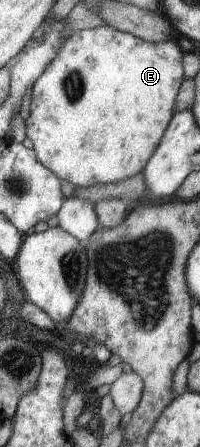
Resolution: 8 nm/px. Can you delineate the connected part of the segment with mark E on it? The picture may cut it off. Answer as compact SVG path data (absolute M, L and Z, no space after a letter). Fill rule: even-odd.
M107 24L93 29L75 31L65 41L56 57L46 66L45 72L36 80L32 88L31 116L26 121L26 136L33 141L33 150L36 152L37 158L61 180L68 180L76 187L124 181L142 172L145 165L151 160L152 154L156 152L157 145L163 140L174 117L173 106L175 106L175 98L179 96L181 82L184 82L183 52L171 39L158 43L147 42L145 39L137 38L134 34L118 31Z

